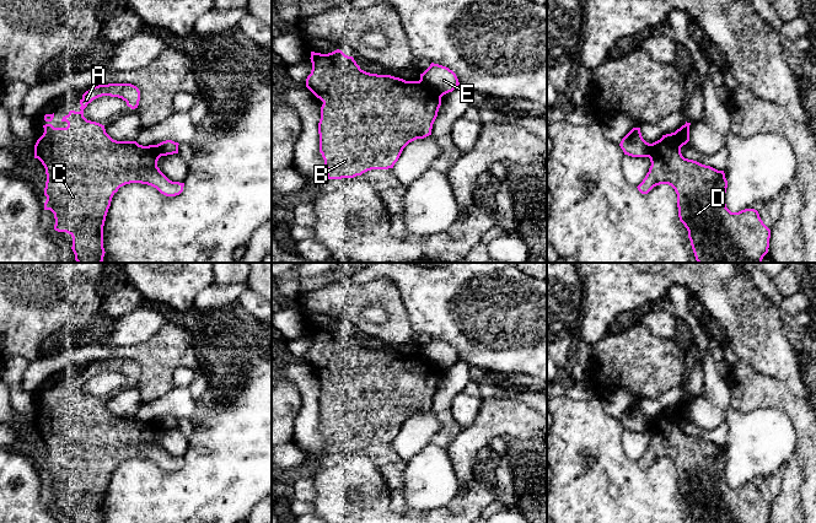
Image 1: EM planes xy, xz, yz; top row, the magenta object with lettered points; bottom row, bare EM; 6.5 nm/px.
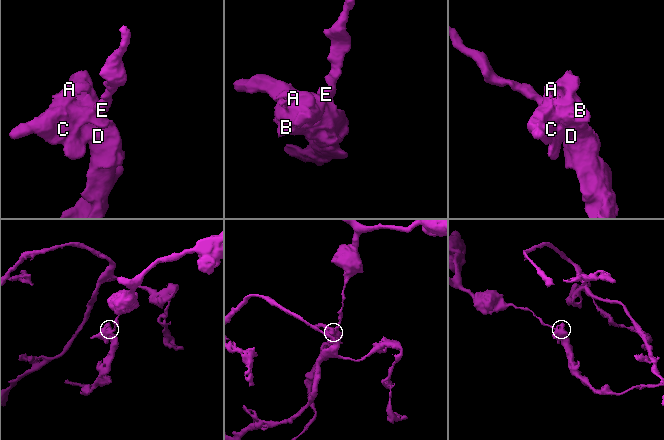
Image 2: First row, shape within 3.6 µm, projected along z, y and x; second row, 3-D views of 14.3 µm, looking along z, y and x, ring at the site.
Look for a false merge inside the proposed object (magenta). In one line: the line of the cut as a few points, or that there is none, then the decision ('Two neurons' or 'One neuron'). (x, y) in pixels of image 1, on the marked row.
Split along xz (420, 79), (441, 96). Two neurons

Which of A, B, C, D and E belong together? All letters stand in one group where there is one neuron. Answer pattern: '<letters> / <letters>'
A B C D / E

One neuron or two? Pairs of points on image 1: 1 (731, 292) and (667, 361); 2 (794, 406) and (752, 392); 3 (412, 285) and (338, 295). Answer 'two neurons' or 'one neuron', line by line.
1: two neurons
2: one neuron
3: two neurons

